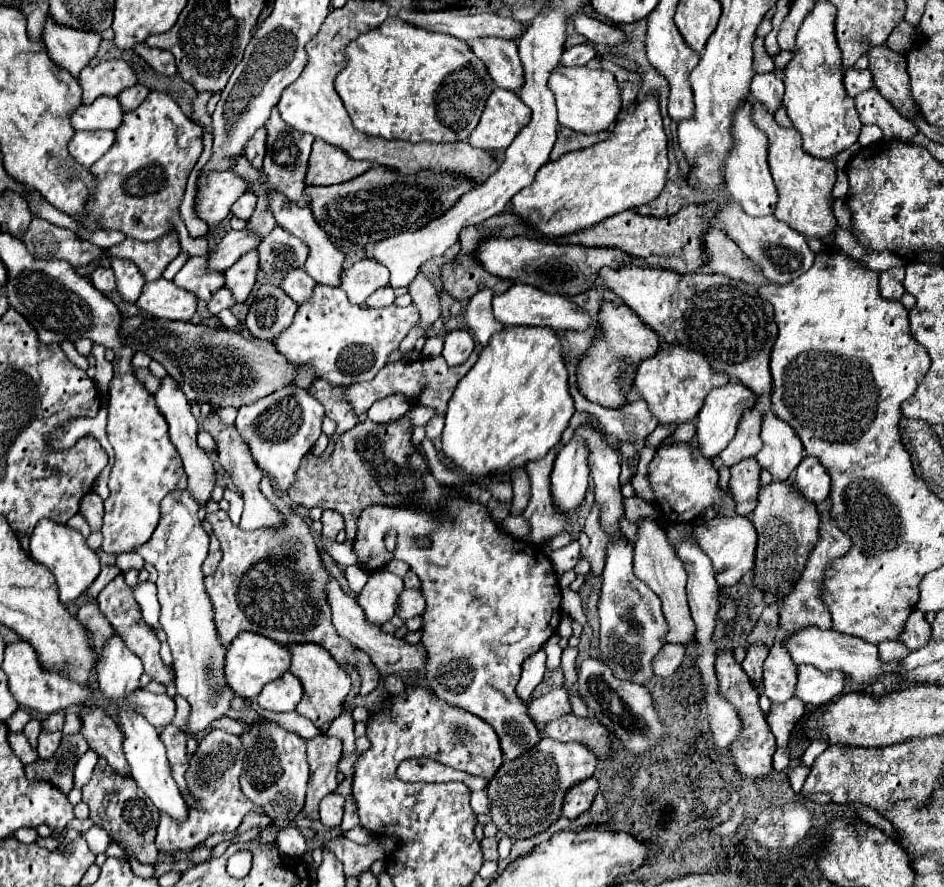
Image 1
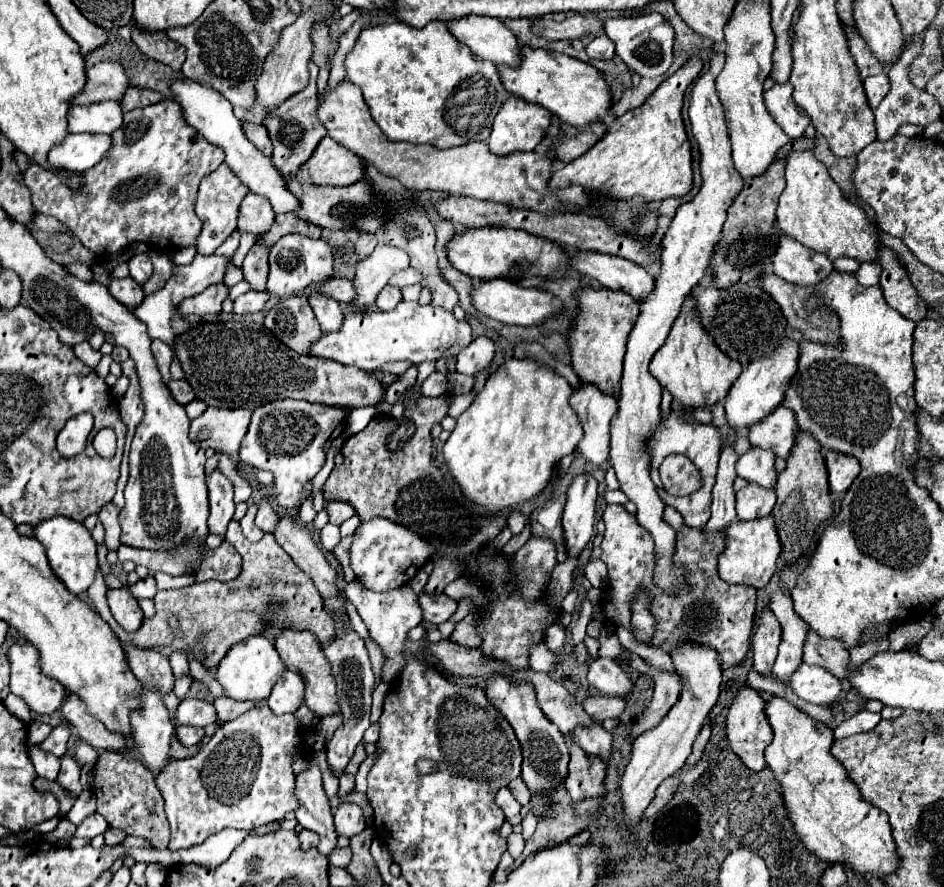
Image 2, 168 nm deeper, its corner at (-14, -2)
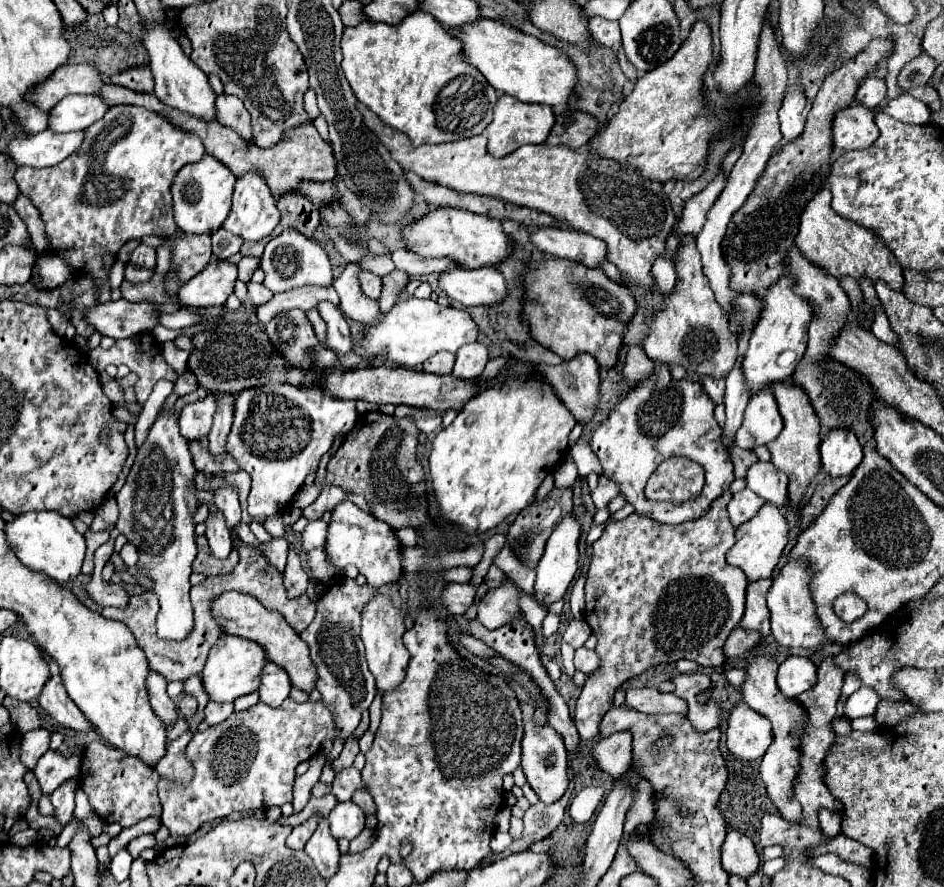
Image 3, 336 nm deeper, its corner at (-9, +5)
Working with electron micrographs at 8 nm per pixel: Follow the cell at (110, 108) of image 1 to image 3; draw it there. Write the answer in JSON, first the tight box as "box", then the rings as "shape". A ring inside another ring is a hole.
{"box":[49,95,107,133],"shape":[[[67,95],[49,111],[49,129],[55,133],[83,131],[107,113],[99,95]]]}

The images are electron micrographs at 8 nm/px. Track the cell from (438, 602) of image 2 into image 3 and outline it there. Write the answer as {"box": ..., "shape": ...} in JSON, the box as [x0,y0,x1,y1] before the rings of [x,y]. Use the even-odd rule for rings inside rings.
{"box":[443,583,477,615],"shape":[[[449,583],[443,591],[443,603],[449,613],[465,615],[465,611],[475,603],[477,589],[469,583]]]}

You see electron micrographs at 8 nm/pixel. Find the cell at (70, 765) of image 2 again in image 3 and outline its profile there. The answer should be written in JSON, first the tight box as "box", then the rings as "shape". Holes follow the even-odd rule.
{"box":[51,779,77,827],"shape":[[[77,779],[65,781],[59,789],[55,789],[55,793],[51,793],[51,803],[55,807],[53,817],[61,823],[61,827],[65,827],[71,817],[73,817],[73,809],[75,809],[75,787],[77,787]]]}

